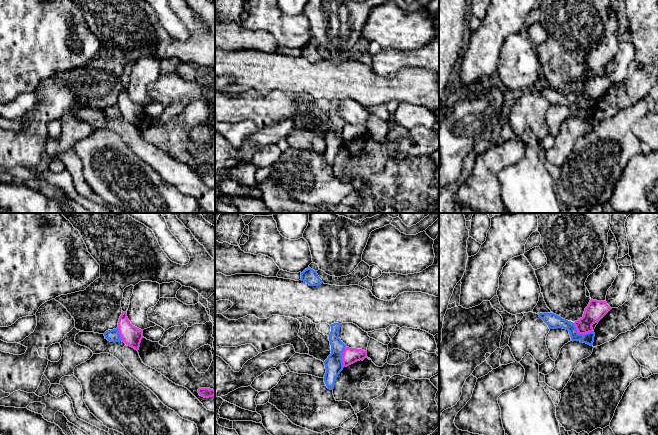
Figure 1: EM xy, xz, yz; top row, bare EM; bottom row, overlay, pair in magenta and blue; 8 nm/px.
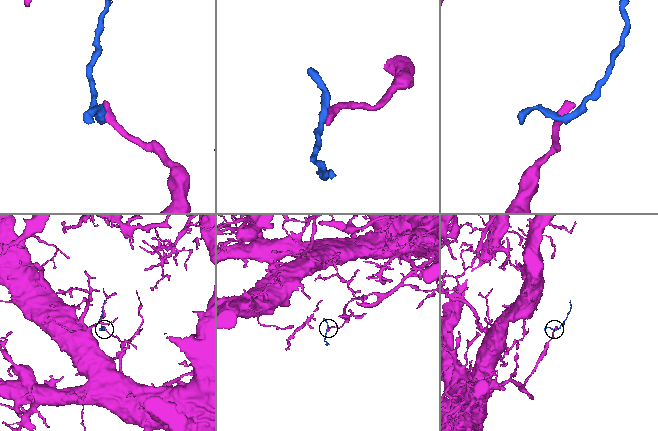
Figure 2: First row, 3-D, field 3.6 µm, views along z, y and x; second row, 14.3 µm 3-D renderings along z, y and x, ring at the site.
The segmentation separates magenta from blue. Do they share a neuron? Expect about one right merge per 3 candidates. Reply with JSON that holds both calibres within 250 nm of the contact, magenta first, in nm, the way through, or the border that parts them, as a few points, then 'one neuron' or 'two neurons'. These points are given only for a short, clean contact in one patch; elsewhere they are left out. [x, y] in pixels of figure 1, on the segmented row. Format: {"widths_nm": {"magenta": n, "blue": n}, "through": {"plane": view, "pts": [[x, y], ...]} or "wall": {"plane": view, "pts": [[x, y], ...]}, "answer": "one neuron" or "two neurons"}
{"widths_nm": {"magenta": 160, "blue": 120}, "wall": {"plane": "yz", "pts": [[573, 323], [579, 333], [592, 331]]}, "answer": "two neurons"}

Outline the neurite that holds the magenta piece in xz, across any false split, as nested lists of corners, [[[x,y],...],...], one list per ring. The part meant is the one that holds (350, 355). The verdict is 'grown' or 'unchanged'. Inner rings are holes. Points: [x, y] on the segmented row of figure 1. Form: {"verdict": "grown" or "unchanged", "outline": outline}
{"verdict": "unchanged", "outline": [[[345,347],[342,355],[343,366],[347,367],[367,357],[367,352],[362,349]]]}

